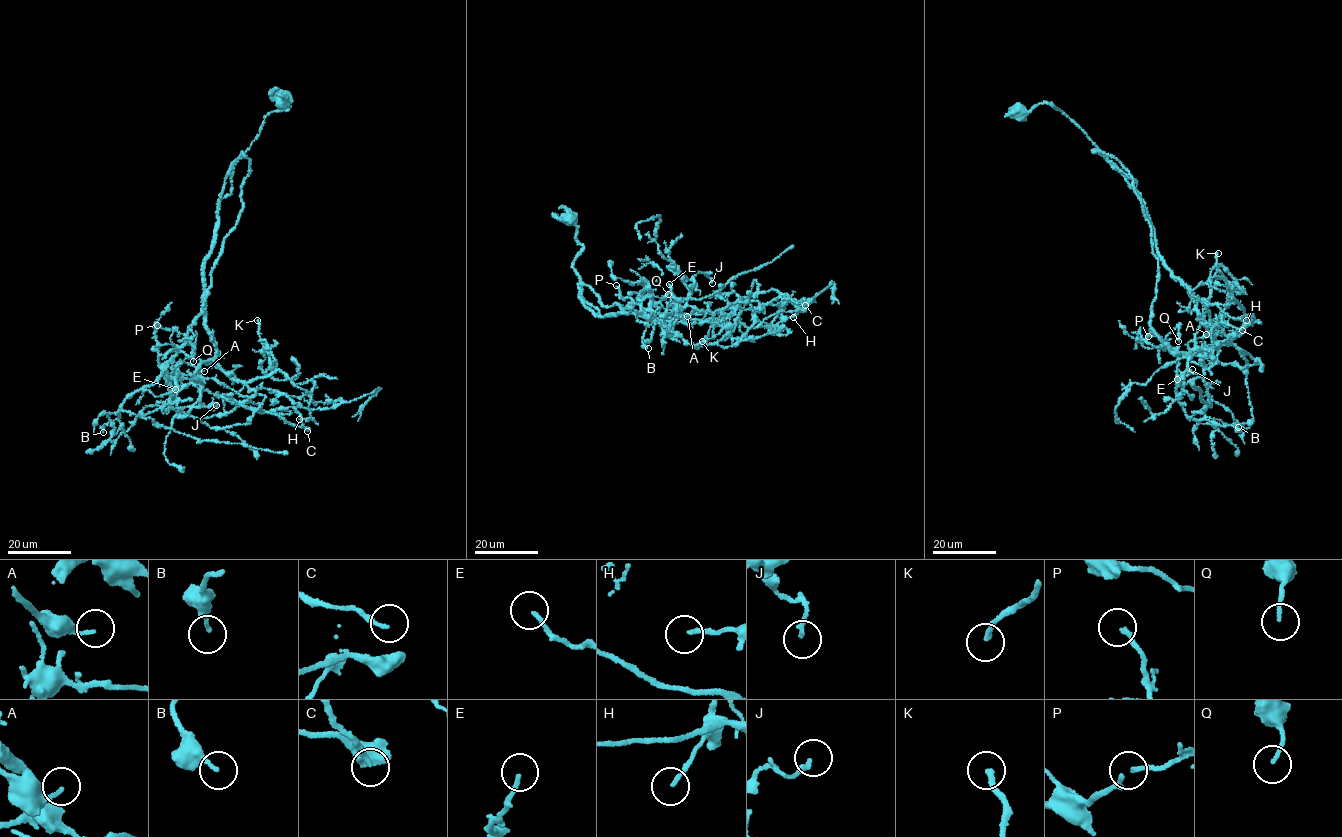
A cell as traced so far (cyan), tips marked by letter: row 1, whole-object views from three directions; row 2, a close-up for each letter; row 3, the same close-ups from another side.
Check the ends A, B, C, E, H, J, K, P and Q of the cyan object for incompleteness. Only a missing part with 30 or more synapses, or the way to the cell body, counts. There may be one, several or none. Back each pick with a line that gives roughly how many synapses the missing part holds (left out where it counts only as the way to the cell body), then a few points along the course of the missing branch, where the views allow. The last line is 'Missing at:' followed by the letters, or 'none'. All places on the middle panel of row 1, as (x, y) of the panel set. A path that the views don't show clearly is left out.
K: 35 synapses; course (702, 341), (710, 354), (739, 361), (752, 388), (744, 401), (721, 415), (717, 433)
Missing at: K

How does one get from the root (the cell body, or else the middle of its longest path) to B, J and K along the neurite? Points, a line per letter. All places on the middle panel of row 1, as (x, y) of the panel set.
B: (569, 217), (583, 246), (580, 289), (623, 309), (649, 283), (651, 296), (638, 298), (648, 348)
J: (569, 217), (583, 246), (573, 265), (581, 298), (597, 316), (686, 316), (679, 308), (695, 274), (712, 283)
K: (569, 217), (583, 246), (573, 265), (581, 298), (597, 316), (635, 312), (656, 321), (739, 302), (702, 341)

